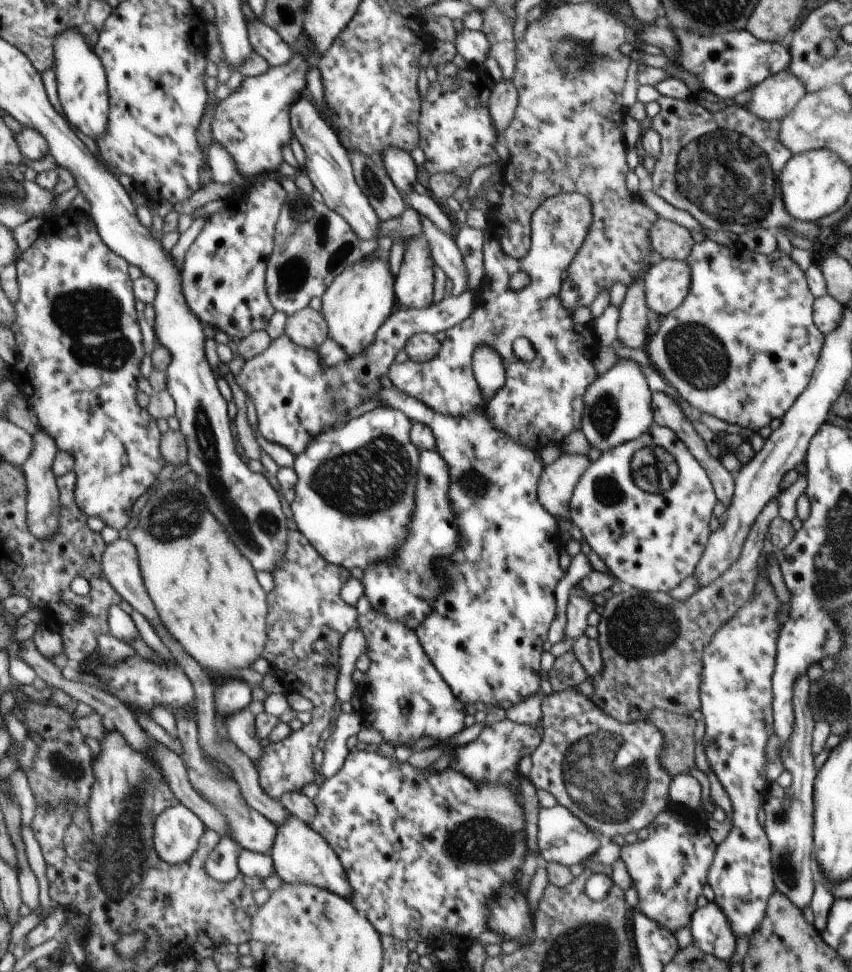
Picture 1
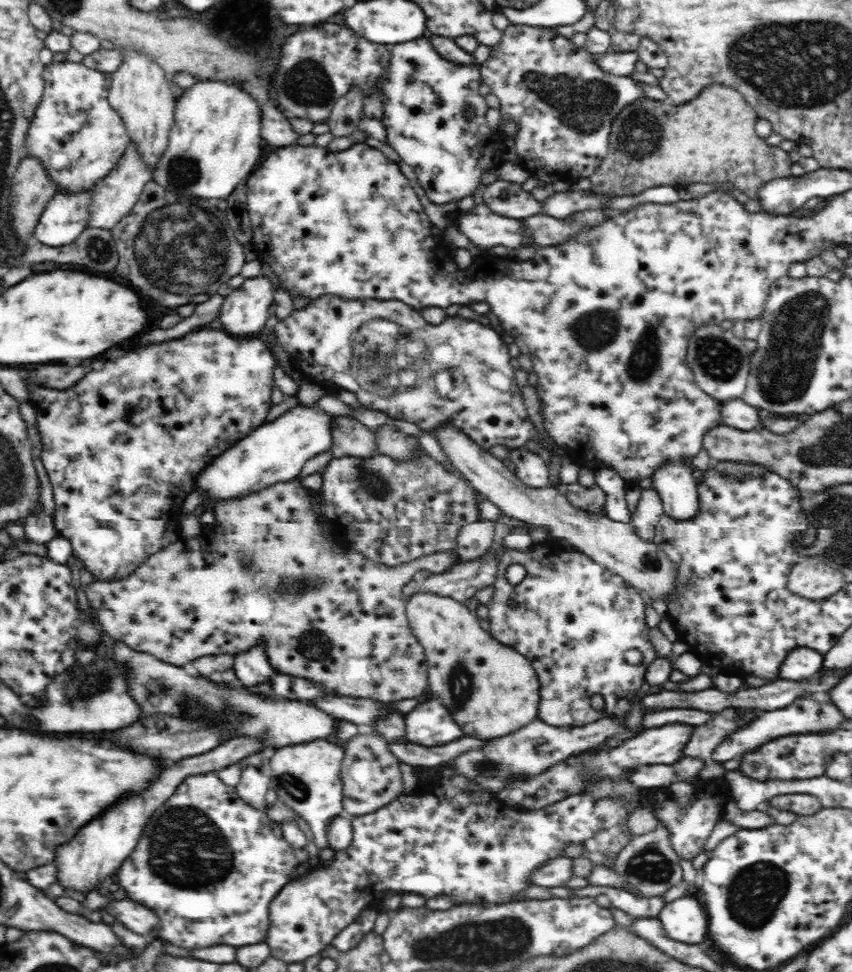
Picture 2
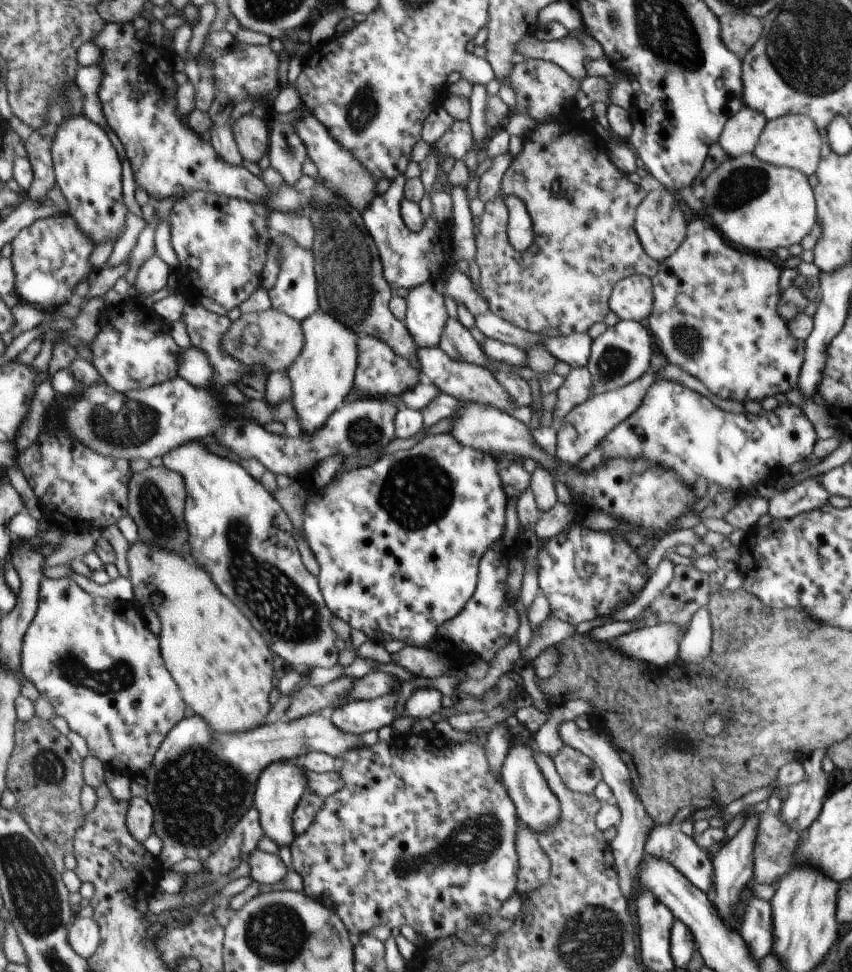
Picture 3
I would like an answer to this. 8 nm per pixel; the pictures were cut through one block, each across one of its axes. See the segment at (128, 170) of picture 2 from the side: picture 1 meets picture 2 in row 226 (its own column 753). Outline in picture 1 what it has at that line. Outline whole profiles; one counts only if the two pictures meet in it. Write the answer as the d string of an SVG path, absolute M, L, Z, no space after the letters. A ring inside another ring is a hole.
M779 71L752 88L752 95L743 108L764 121L779 122L786 114L791 112L795 103L805 93L806 90L800 78L797 78L791 71Z

